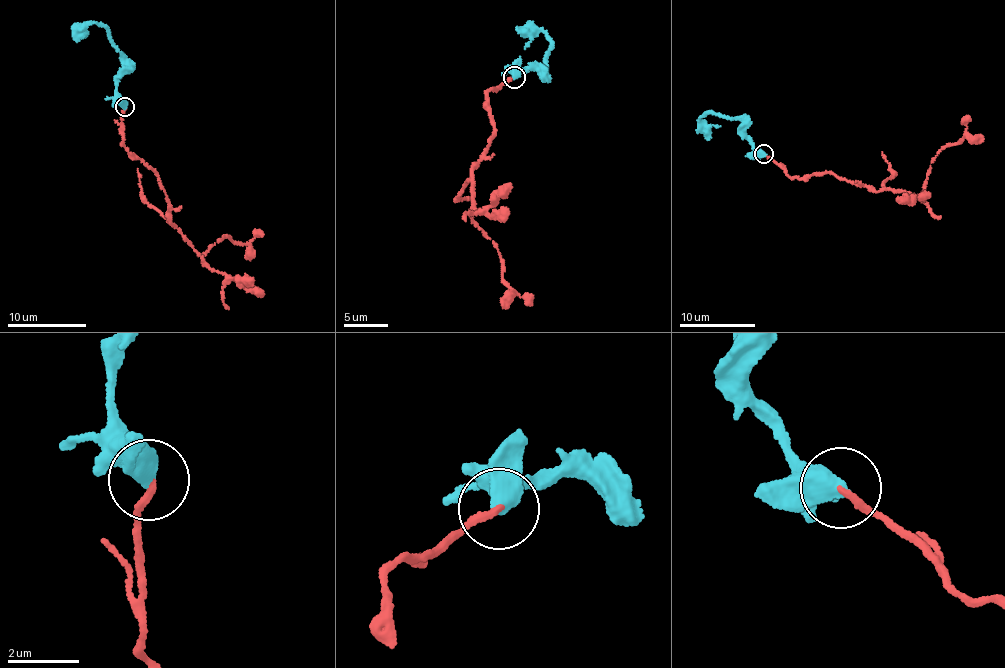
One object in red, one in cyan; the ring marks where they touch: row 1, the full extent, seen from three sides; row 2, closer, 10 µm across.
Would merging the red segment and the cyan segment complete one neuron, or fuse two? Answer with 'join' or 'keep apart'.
keep apart

